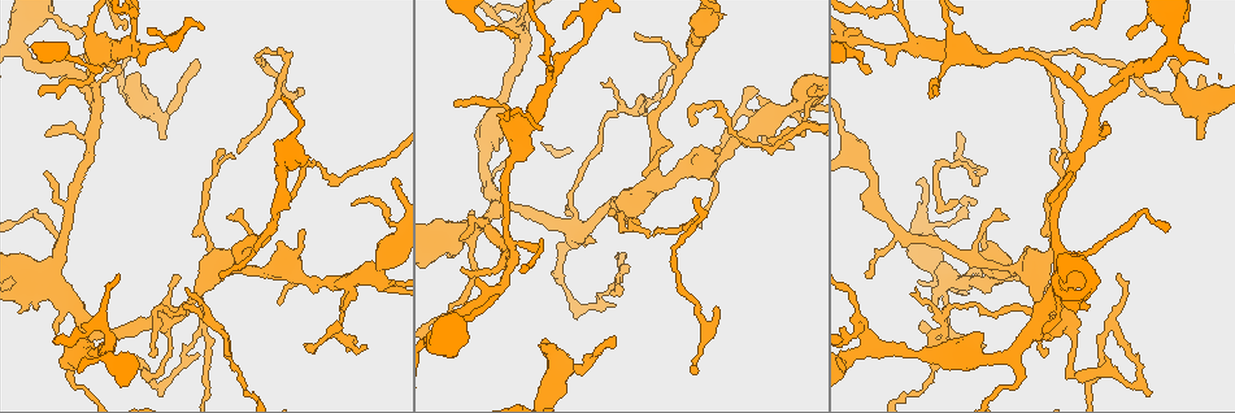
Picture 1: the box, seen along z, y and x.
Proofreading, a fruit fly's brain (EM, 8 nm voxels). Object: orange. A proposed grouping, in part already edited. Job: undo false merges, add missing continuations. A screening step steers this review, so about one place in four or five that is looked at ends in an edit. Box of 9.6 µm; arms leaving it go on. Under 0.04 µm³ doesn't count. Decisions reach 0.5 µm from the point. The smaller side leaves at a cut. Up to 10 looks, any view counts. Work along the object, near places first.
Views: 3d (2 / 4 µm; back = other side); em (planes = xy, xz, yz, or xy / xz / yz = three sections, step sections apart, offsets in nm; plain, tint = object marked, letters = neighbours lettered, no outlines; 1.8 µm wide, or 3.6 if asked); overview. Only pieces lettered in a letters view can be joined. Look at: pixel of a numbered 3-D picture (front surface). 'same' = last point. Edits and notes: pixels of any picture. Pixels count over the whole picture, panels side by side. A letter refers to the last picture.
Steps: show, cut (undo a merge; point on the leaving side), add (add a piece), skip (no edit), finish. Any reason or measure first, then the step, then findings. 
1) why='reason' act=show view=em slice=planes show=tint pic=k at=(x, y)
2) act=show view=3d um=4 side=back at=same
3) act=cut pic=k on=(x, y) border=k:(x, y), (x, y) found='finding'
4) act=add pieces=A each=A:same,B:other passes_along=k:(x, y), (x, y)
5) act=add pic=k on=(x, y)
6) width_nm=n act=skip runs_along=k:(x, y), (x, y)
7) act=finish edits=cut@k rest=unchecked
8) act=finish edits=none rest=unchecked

why='looks like a crossing' act=show view=em slice=yz step=8 show=letters pic=1 at=(945, 274)

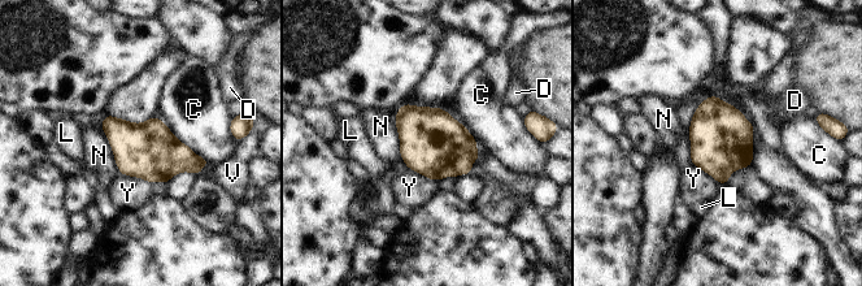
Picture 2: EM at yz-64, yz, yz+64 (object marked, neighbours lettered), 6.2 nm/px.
width_nm=360 act=skip each=C:other,D:other,L:other,N:other,V:other,Y:other border=2:(394, 115), (399, 154), (408, 167) found='continuous, no second cell'

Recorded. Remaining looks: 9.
why='thin end' act=show view=em slice=planes show=letters pic=1 at=(1008, 220)

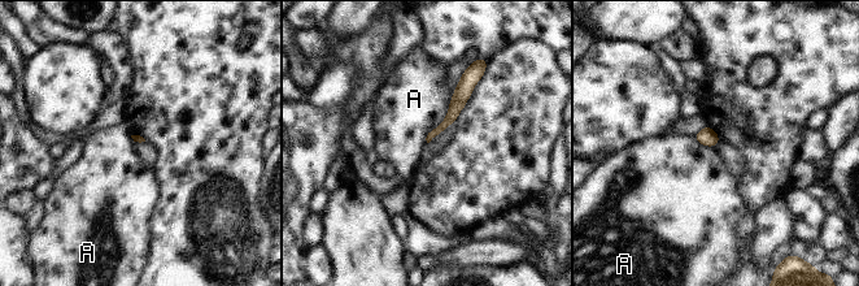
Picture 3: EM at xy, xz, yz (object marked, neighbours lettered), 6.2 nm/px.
longest_contact=A:380nm act=skip each=A:other runs_along=3:(471, 82), (452, 116), (434, 133) found='none of them fits'

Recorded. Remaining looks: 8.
why='calibre changes' act=show view=em slice=planes show=tint pic=1 at=(489, 180)

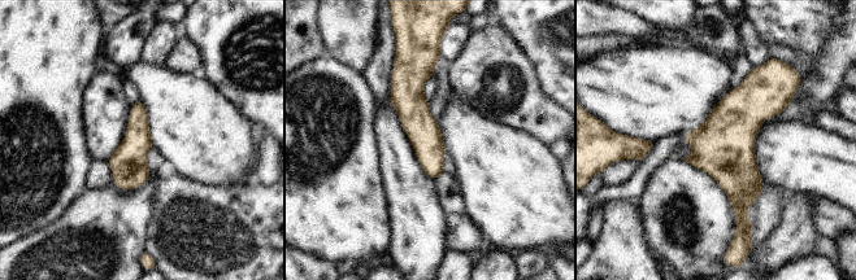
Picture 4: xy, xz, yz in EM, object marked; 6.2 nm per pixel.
why='what lies round it' act=show view=em slice=planes show=letters at=same

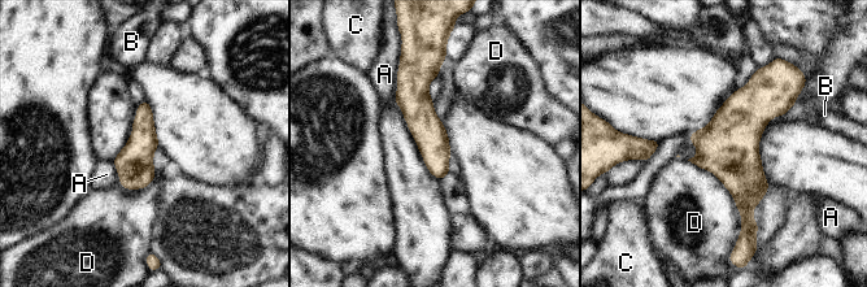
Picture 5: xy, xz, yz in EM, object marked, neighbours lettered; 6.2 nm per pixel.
width_nm=200 act=skip each=A:other,B:other,C:other,D:other border=5:(687, 160), (730, 192), (740, 234) found='one cell here'

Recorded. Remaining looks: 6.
why='sudden change in width' act=show view=3d um=4 pic=1 at=(548, 82)

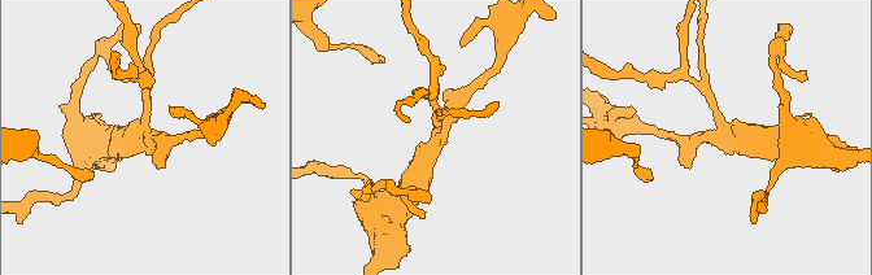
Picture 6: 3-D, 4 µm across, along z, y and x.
why='now the EM' act=show view=em slice=planes show=letters pic=6 at=(727, 134)

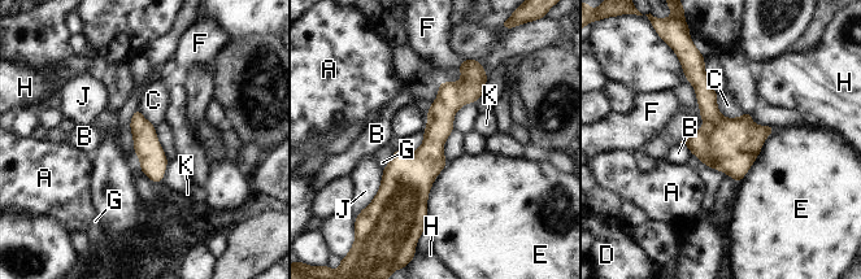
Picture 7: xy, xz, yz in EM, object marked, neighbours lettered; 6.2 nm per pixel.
longest_contact=E:400nm act=skip each=A:other,B:other,C:other,D:other,E:other,F:other,G:other,H:other,J:other,K:other runs_along=7:(465, 65), (420, 169), (421, 213) found='all the same cell'

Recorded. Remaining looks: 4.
why='thick end' act=show view=em slice=planes show=letters pic=1 at=(1180, 73)

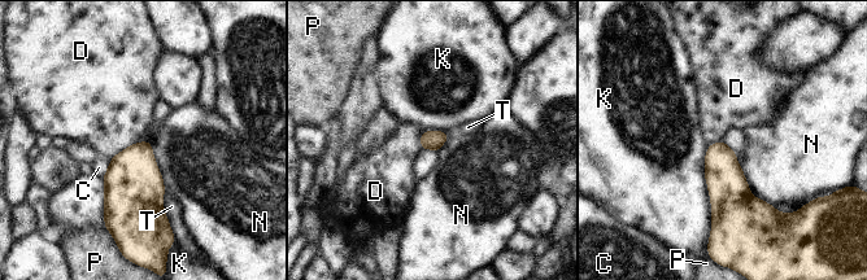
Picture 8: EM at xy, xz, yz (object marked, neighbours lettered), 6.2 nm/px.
act=skip each=C:other,D:other,K:other,N:other,P:other,T:other border=8:(136, 141), (109, 160) found='no lettered piece goes on from it'

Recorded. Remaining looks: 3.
act=finish edits=none rest=unchecked

